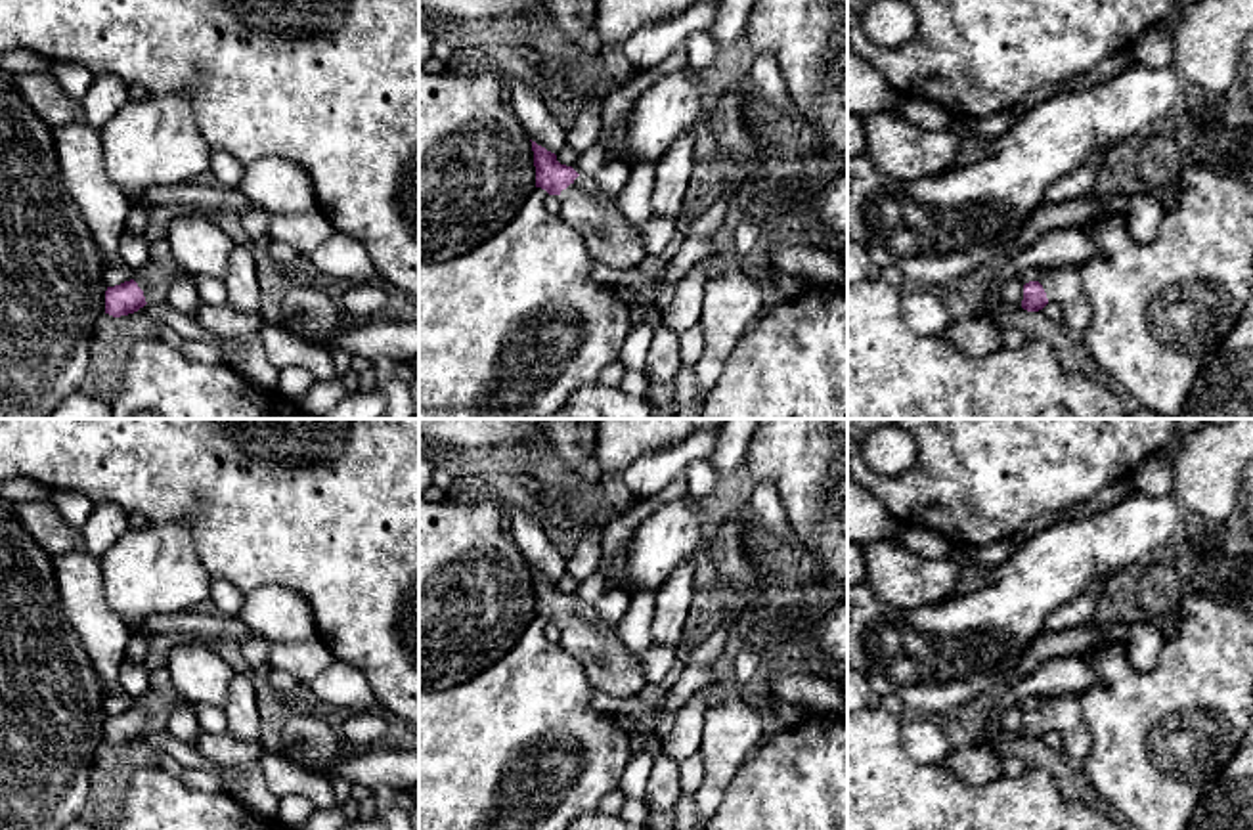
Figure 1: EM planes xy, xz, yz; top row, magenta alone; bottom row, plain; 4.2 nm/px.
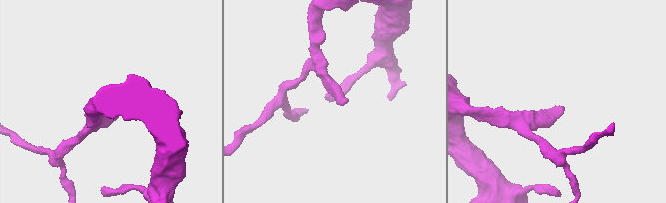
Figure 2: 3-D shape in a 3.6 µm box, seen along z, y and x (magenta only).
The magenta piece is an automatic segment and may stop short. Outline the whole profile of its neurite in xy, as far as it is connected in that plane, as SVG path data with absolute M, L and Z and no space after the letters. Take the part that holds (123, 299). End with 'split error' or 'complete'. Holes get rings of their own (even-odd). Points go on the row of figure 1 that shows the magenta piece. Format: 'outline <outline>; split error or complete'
outline M149 260L130 281L107 287L105 314L121 317L138 312L145 304L165 302L180 270L174 260Z; split error

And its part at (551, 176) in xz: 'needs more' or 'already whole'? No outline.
needs more

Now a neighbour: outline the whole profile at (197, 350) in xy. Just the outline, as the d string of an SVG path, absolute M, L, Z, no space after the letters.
M189 339L184 340L178 350L191 361L212 365L226 363L226 356L218 342Z

